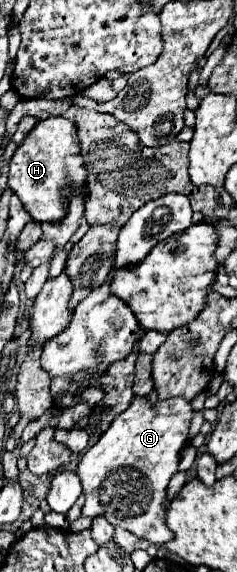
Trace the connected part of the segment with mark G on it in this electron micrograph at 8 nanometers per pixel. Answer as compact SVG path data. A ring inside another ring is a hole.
M155 390L147 396L135 396L131 406L117 414L101 438L87 448L77 464L77 476L83 486L85 504L81 516L103 516L115 528L133 532L151 544L169 542L173 538L165 524L167 484L177 472L181 450L189 438L189 422L193 408L183 398L159 402Z

